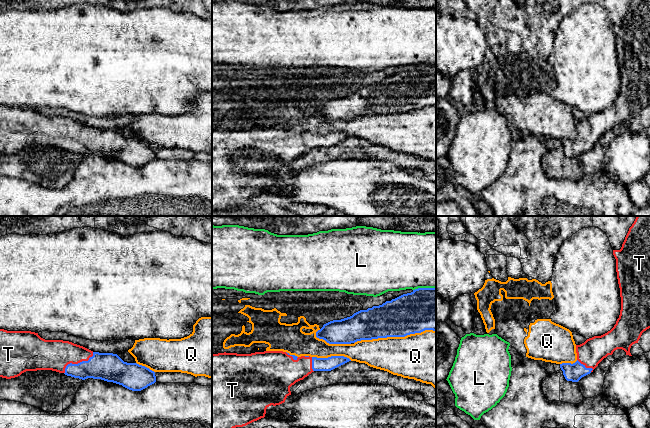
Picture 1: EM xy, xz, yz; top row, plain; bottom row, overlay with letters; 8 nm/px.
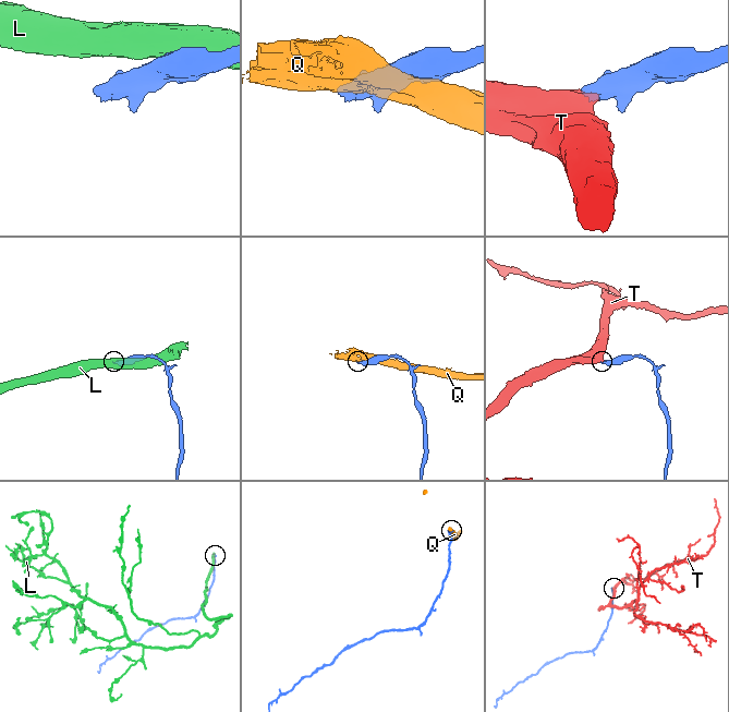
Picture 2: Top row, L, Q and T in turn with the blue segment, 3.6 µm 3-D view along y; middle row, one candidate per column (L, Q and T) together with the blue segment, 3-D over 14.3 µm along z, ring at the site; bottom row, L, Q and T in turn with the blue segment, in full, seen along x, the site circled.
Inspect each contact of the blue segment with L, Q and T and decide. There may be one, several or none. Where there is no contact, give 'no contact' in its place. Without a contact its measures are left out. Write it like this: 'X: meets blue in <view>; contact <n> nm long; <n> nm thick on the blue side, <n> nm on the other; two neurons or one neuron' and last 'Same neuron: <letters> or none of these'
L: meets blue in xz; contact 190 nm long; 340 nm thick on the blue side, 460 nm on the other; two neurons
Q: meets blue in xz; contact 650 nm long; 320 nm thick on the blue side, 380 nm on the other; two neurons
T: meets blue in xy; contact 300 nm long; 220 nm thick on the blue side, 240 nm on the other; one neuron
Same neuron: T

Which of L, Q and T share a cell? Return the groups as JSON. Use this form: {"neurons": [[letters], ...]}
{"neurons": [["L"], ["Q"], ["T"]]}

